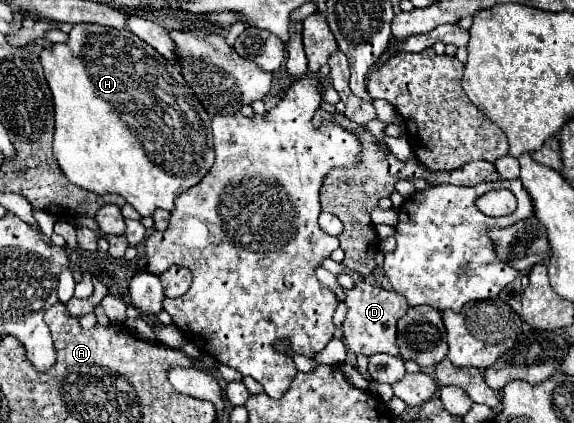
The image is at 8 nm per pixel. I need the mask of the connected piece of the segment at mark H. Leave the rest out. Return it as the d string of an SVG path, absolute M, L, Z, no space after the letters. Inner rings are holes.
M89 23L73 25L69 39L65 43L55 43L51 49L41 49L39 59L41 59L43 73L45 73L47 85L53 93L53 103L55 103L53 155L55 155L55 161L59 163L61 171L65 173L65 177L71 183L75 183L77 187L87 189L87 191L97 193L97 195L117 193L117 195L125 197L125 201L131 203L141 213L141 217L147 217L147 215L153 215L153 211L157 207L173 211L175 197L179 197L189 187L197 185L205 177L205 173L211 169L213 157L215 157L213 135L211 135L211 117L207 115L207 111L203 109L199 99L193 95L189 85L183 81L177 65L173 65L173 61L167 61L165 57L159 57L159 53L155 53L155 49L151 49L145 41L141 41L129 29L103 29L103 25L89 25Z

